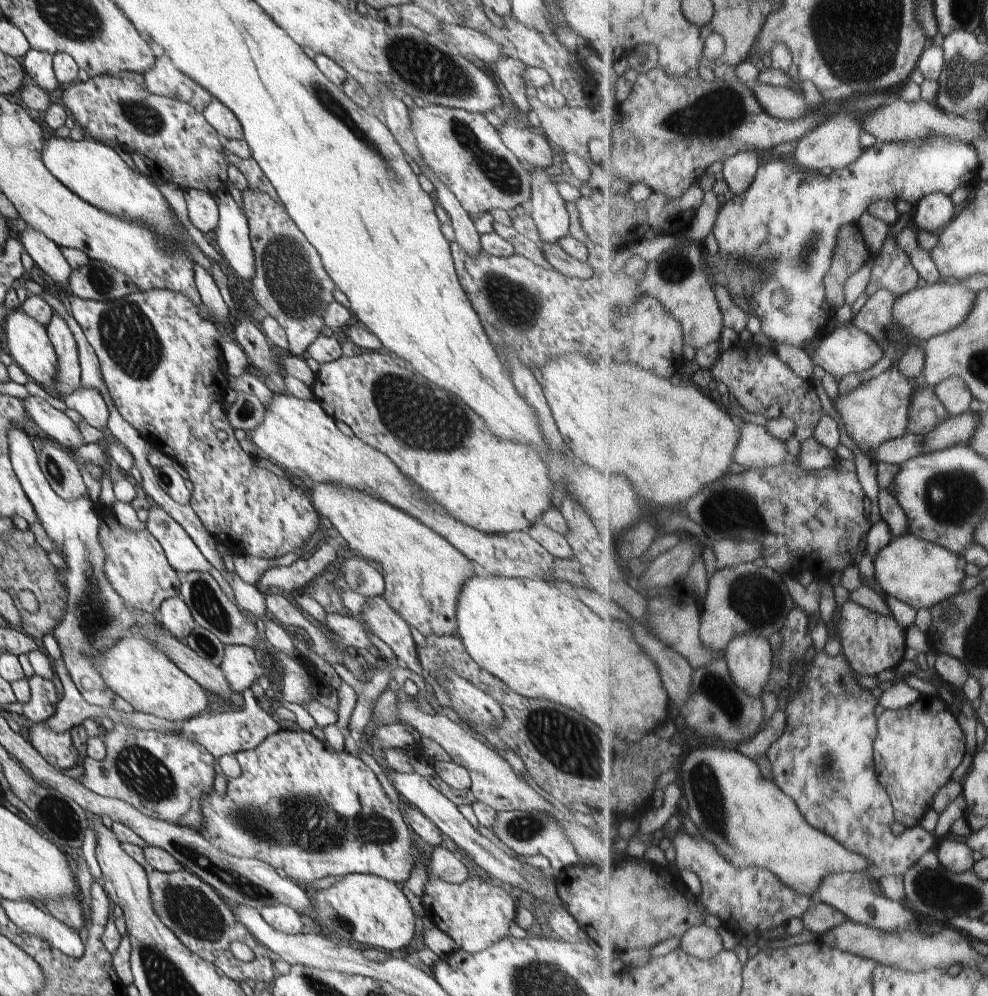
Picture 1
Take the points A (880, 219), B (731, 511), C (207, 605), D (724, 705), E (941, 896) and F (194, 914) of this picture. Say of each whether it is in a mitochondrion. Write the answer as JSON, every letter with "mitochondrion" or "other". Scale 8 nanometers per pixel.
{"A":"other","B":"mitochondrion","C":"mitochondrion","D":"mitochondrion","E":"mitochondrion","F":"mitochondrion"}

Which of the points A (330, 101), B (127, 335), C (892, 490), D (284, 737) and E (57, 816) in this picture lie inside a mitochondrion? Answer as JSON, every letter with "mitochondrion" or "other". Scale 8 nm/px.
{"A":"mitochondrion","B":"mitochondrion","C":"other","D":"other","E":"mitochondrion"}

